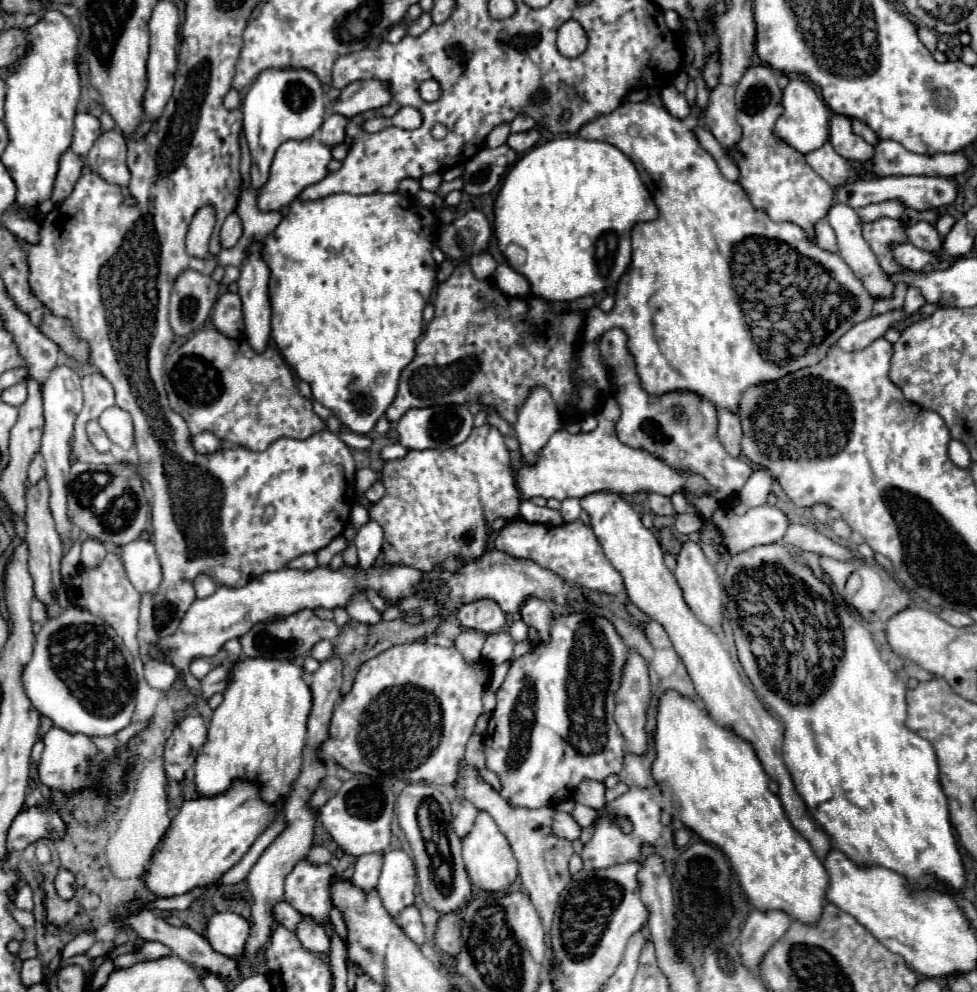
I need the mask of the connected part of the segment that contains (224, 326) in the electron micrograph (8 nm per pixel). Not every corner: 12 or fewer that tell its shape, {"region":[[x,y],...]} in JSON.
{"region":[[236,293],[216,301],[212,323],[226,337],[242,335],[242,303]]}

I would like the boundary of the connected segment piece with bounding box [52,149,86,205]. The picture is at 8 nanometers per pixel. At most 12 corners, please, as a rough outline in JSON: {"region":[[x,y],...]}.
{"region":[[72,149],[60,159],[52,203],[66,201],[86,163]]}

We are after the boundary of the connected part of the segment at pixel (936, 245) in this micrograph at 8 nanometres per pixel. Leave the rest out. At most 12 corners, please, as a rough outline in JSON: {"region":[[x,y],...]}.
{"region":[[928,221],[906,229],[908,241],[924,251],[940,251],[942,237]]}

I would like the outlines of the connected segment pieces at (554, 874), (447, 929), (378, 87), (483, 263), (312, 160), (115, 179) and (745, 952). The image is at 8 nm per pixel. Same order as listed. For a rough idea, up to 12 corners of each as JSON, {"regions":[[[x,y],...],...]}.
{"regions":[[[478,769],[454,785],[486,809],[510,841],[518,875],[546,929],[570,883],[568,839],[554,837],[552,807],[510,805]],[[448,913],[438,923],[436,945],[448,953],[460,951],[462,919]],[[356,81],[340,91],[330,111],[354,117],[388,105],[380,81]],[[490,253],[470,257],[478,277],[492,277],[498,263]],[[310,137],[278,147],[258,209],[278,211],[328,175],[330,147]],[[118,129],[98,137],[86,163],[108,183],[126,187],[126,139]],[[754,909],[742,929],[740,955],[758,967],[786,933],[790,915]]]}

